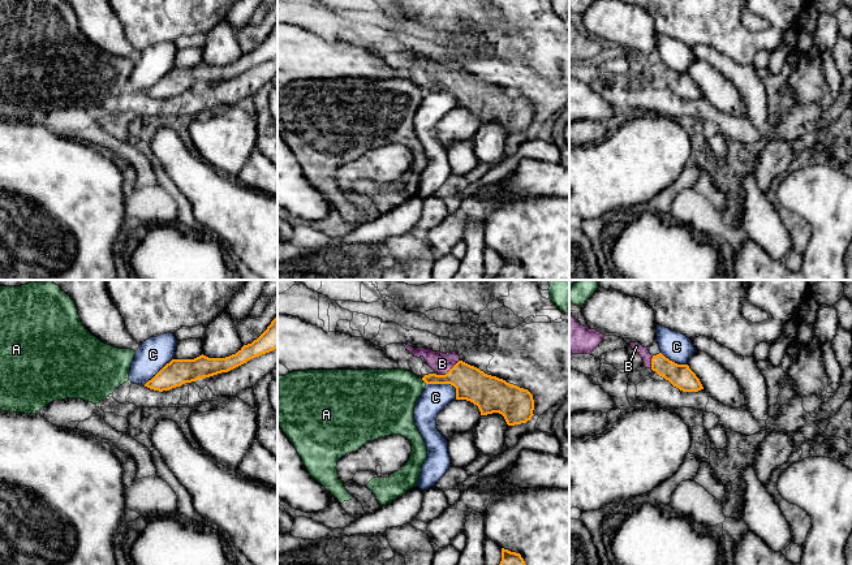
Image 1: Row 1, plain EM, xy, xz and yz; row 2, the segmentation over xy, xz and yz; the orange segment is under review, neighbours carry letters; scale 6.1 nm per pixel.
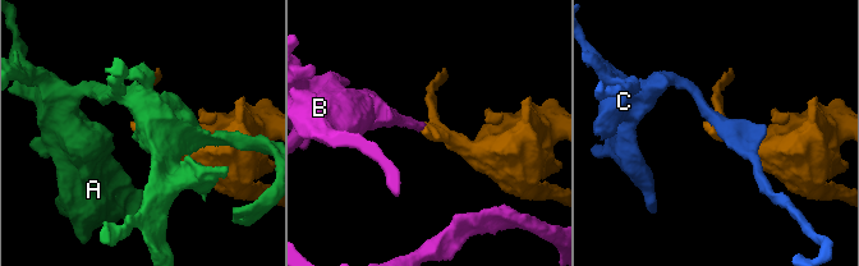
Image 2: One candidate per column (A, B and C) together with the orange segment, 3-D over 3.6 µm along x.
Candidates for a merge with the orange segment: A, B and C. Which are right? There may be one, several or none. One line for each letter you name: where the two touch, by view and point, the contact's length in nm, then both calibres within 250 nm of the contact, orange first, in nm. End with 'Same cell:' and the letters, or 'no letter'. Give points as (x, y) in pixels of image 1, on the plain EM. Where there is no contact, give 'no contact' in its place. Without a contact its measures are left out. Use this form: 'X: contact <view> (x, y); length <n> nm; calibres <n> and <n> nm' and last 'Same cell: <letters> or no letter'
B: contact xz (450, 78); length 170 nm; calibres 200 and 120 nm
Same cell: B

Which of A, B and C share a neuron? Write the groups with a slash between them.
A / B / C

